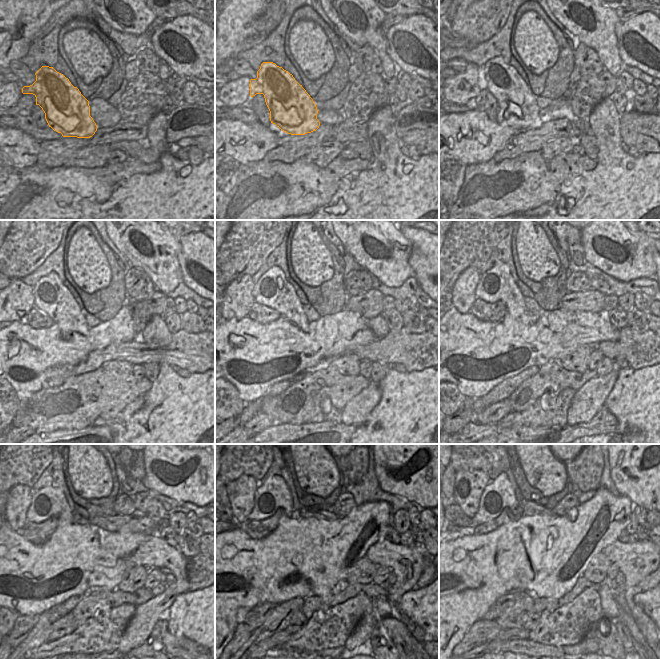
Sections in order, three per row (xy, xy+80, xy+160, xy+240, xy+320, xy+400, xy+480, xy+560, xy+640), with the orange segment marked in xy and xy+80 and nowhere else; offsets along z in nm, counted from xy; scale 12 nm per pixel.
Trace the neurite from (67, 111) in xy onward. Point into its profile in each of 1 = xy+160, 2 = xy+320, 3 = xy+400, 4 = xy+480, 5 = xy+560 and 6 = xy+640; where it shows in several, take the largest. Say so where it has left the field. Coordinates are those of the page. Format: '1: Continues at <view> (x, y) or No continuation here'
1: Continues at xy+160 (517, 106)
2: Continues at xy+320 (272, 290)
3: Continues at xy+400 (497, 284)
4: Continues at xy+480 (50, 501)
5: Continues at xy+560 (273, 494)
6: Continues at xy+640 (498, 494).

